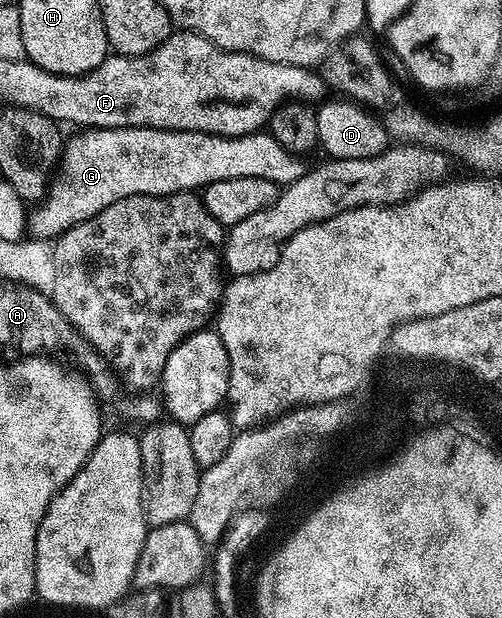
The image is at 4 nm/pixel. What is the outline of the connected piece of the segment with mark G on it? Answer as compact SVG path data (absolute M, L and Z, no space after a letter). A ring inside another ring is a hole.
M91 128L78 131L78 136L68 137L64 145L59 171L56 173L54 184L48 199L40 205L37 213L33 212L31 216L31 232L34 237L39 239L53 240L63 235L68 228L73 228L79 222L99 214L99 210L107 210L111 202L119 202L119 198L131 198L132 196L166 196L176 192L191 192L204 189L205 185L211 182L223 182L223 178L267 178L267 182L275 182L279 186L293 184L305 175L307 165L304 164L302 157L291 149L283 147L276 138L269 135L268 131L246 132L244 136L218 136L211 132L168 132L162 128Z

